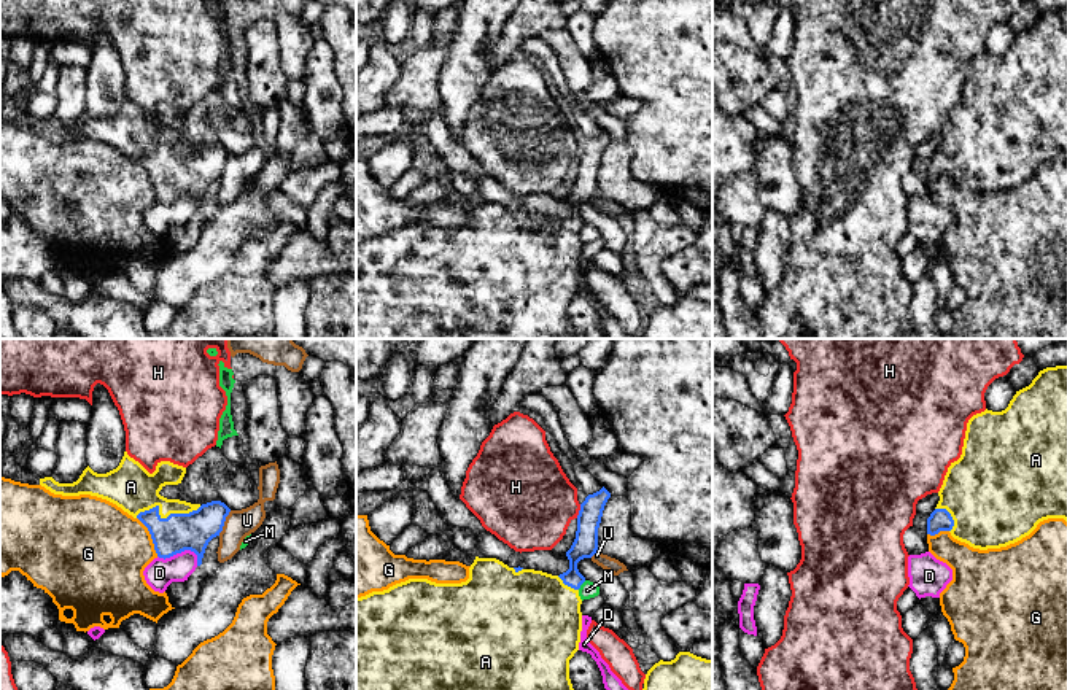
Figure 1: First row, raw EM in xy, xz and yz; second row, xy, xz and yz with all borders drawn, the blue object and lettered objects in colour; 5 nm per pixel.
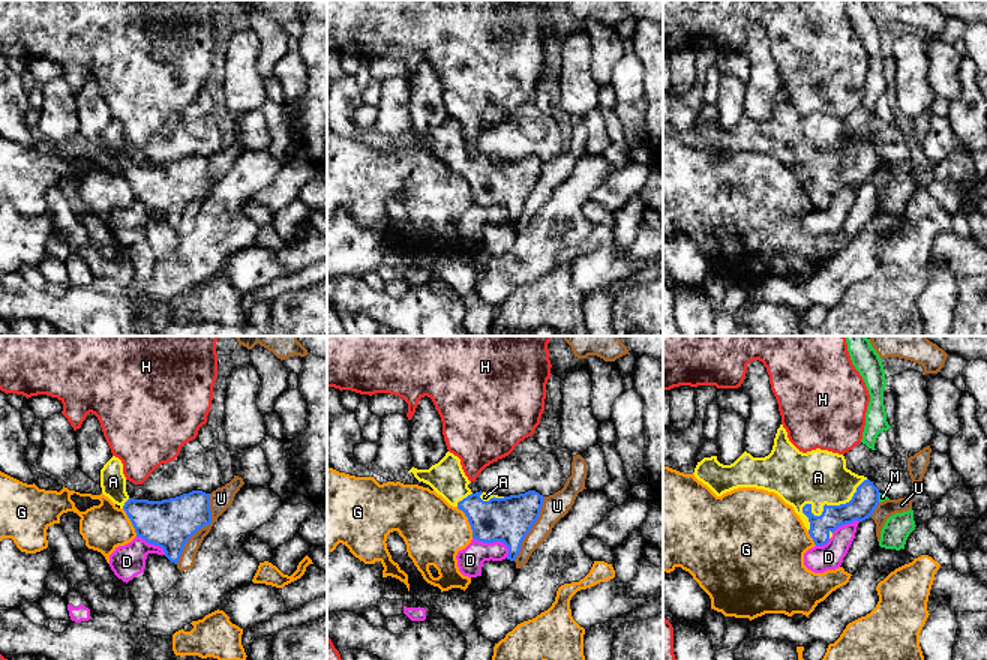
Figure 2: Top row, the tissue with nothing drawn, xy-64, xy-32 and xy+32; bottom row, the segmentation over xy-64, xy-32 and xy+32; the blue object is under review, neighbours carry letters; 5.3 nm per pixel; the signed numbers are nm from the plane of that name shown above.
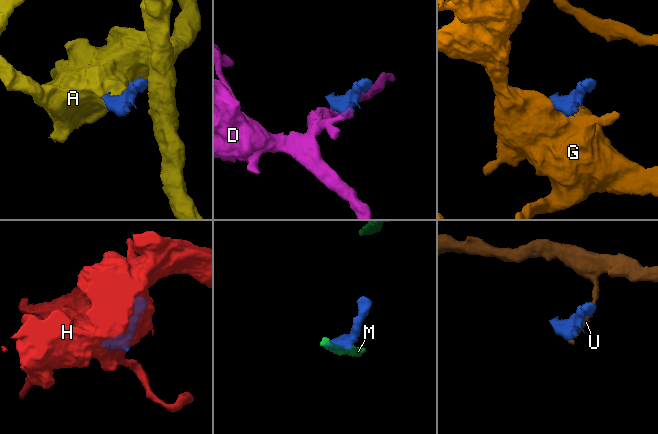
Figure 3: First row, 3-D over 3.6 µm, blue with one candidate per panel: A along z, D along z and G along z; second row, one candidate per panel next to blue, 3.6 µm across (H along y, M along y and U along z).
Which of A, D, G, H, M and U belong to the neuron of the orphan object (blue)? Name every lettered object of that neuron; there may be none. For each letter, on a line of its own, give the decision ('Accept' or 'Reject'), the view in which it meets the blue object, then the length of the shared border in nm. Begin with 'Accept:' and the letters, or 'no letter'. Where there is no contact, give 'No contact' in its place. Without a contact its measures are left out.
Accept: A
A: Accept. Touches blue in xy. Shared border 340 nm
D: Reject. Touches blue in xy. Shared border 220 nm
G: Reject. Touches blue in xy. Shared border 220 nm
H: Reject. Touches blue in xz. Shared border 80 nm
M: Reject. Touches blue in xz. Shared border 60 nm
U: Reject. Touches blue in xy. Shared border 140 nm

